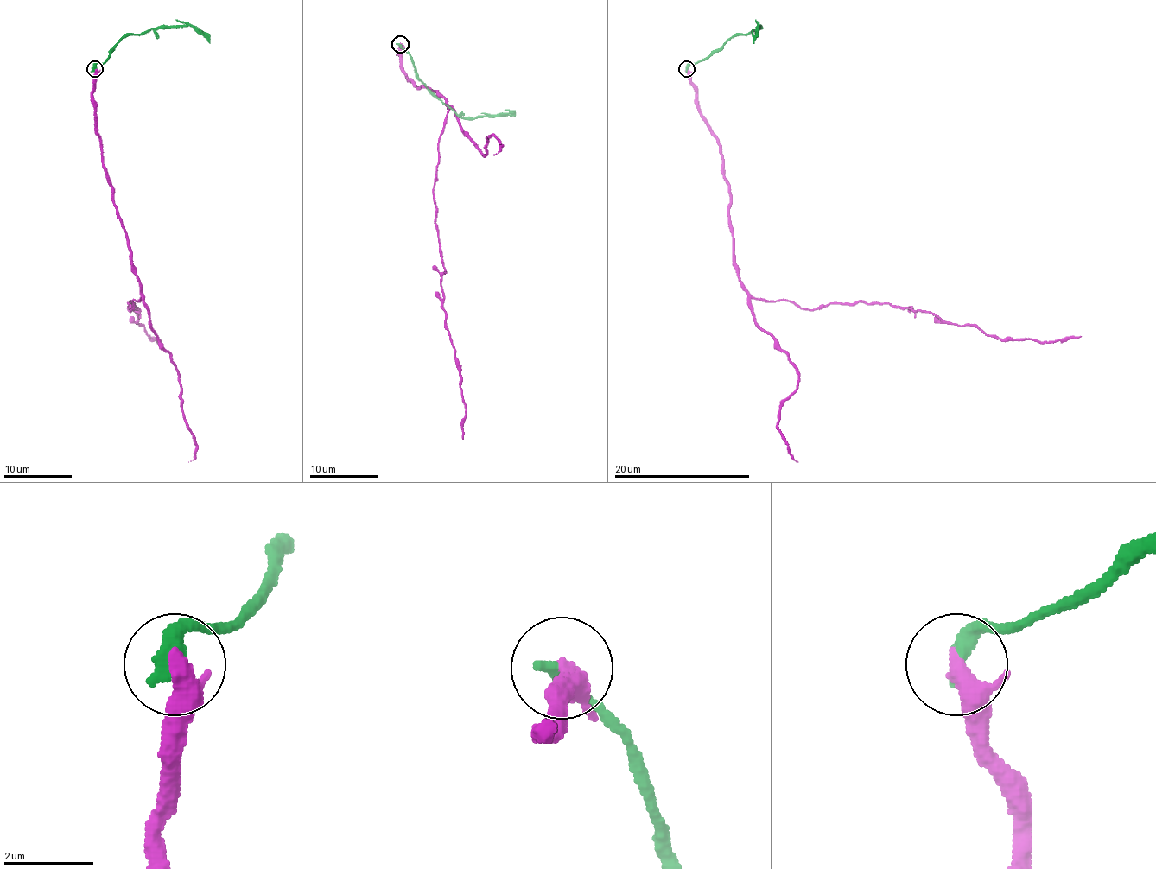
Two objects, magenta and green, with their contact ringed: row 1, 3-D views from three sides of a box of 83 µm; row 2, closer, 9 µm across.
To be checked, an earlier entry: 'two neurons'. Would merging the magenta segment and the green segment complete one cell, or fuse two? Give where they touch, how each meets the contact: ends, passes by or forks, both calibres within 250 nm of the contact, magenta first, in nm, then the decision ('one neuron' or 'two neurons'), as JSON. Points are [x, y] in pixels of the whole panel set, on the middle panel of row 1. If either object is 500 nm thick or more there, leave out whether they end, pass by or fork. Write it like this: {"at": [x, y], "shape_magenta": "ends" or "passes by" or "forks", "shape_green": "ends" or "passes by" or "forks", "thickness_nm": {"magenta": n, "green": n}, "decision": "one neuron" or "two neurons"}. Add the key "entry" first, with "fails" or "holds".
{"entry": "holds", "at": [400, 44], "shape_magenta": "passes by", "shape_green": "ends", "thickness_nm": {"magenta": 360, "green": 440}, "decision": "two neurons"}

